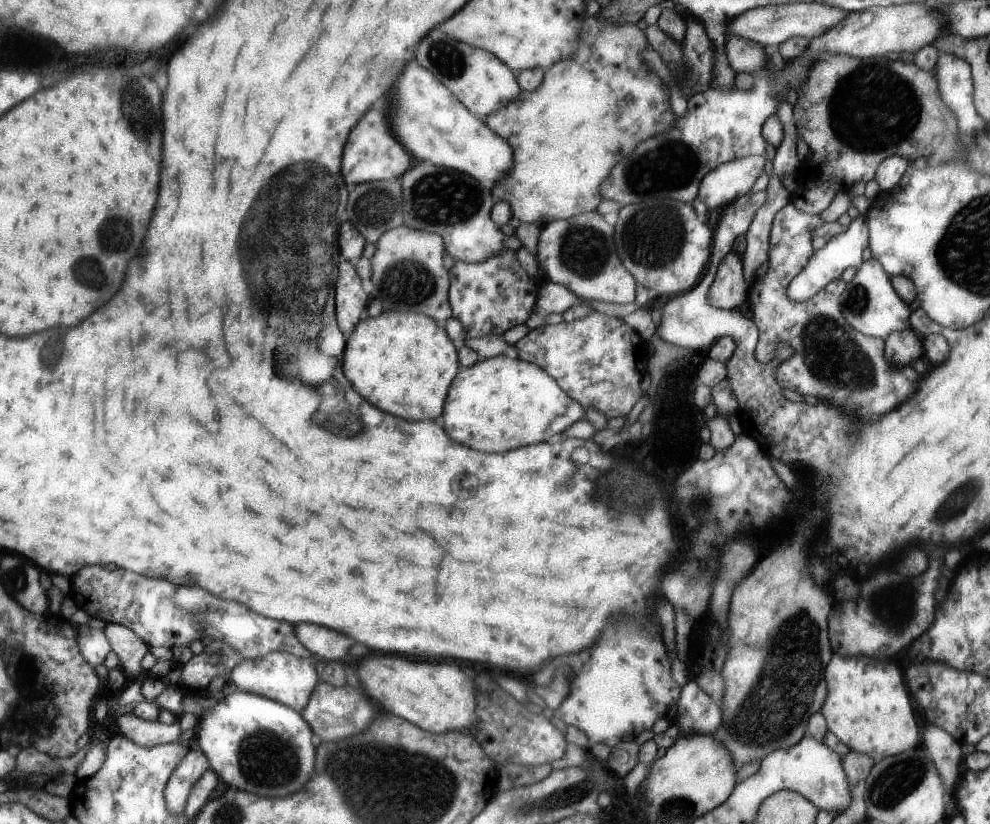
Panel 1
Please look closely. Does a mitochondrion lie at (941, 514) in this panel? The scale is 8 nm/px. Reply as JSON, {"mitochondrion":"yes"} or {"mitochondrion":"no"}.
{"mitochondrion":"yes"}

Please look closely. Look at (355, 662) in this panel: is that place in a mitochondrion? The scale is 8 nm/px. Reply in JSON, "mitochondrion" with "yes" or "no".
{"mitochondrion":"no"}

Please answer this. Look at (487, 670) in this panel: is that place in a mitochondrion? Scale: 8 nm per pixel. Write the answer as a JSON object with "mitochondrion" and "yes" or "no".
{"mitochondrion":"no"}

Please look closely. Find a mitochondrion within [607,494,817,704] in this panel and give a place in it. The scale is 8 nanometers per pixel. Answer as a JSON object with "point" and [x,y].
{"point":[702,515]}

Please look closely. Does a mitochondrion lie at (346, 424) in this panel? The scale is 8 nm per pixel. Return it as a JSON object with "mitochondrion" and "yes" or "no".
{"mitochondrion":"yes"}

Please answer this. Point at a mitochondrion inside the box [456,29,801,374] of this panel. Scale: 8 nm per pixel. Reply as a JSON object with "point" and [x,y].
{"point":[670,156]}

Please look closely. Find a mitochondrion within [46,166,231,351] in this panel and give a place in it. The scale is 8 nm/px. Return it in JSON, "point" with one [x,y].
{"point":[115,234]}

